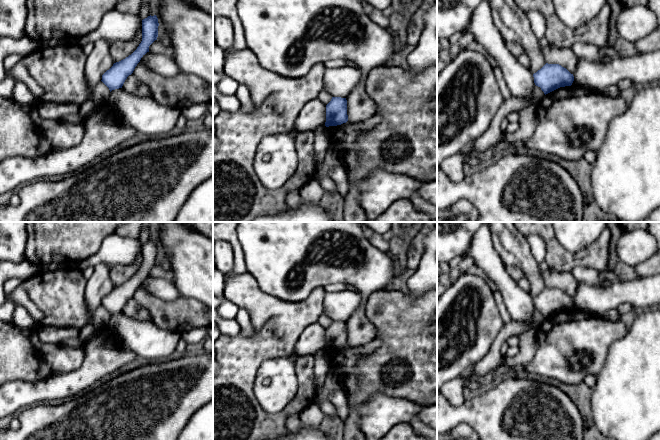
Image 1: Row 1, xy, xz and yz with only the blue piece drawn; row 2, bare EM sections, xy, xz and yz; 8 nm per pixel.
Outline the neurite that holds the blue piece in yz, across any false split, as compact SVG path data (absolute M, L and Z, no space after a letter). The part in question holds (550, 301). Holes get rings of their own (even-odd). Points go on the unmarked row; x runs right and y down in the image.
M546 287L533 298L534 307L540 311L544 318L548 318L560 311L571 310L574 300L559 288Z

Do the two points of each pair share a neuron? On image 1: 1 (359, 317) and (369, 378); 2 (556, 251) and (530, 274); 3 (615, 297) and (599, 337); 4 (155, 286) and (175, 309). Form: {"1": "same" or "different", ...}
{"1": "different", "2": "different", "3": "different", "4": "different"}

